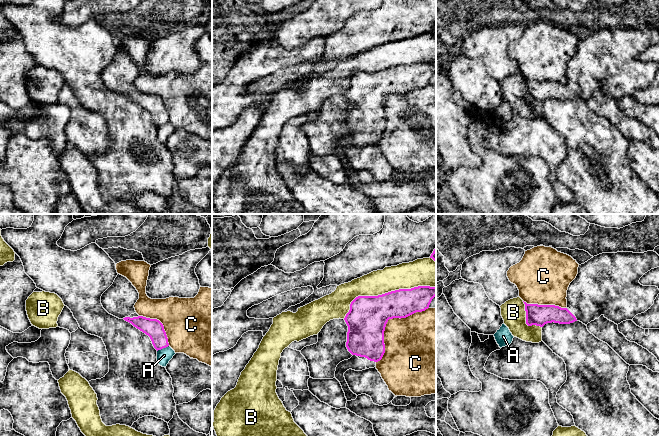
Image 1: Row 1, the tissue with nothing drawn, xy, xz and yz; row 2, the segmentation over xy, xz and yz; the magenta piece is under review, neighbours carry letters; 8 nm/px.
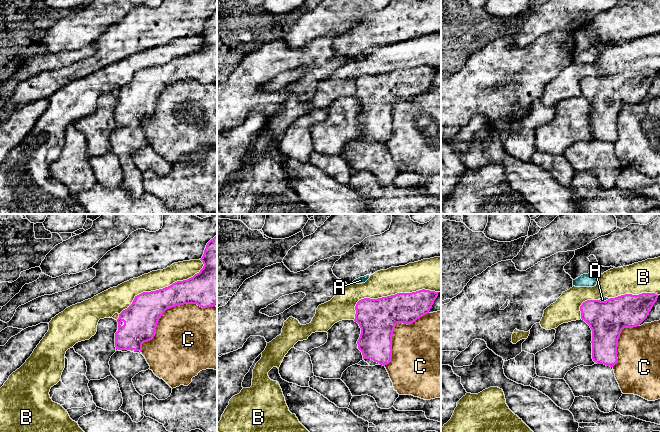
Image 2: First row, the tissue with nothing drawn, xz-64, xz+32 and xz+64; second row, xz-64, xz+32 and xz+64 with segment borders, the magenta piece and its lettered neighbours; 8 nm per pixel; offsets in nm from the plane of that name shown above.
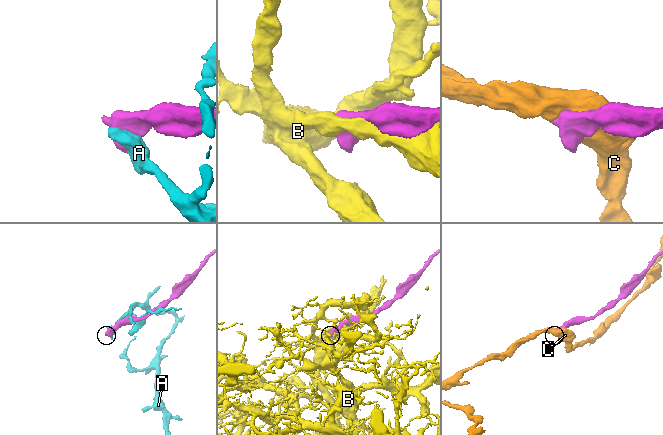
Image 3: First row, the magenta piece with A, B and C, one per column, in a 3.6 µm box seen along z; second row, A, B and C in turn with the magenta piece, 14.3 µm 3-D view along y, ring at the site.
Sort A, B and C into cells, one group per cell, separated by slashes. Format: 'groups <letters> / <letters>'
groups A / B / C

